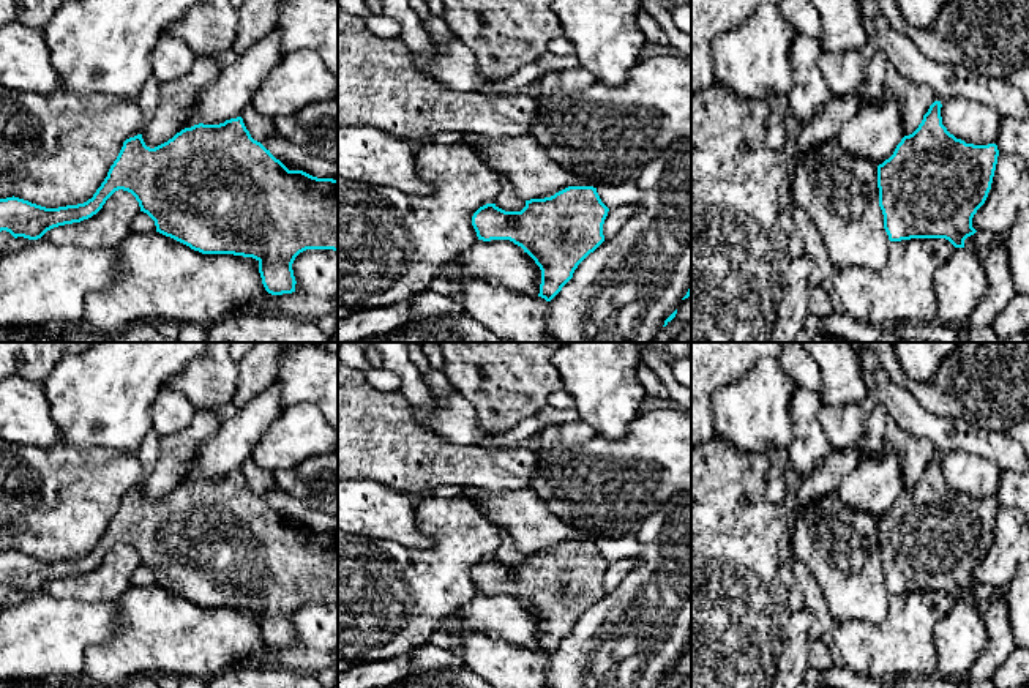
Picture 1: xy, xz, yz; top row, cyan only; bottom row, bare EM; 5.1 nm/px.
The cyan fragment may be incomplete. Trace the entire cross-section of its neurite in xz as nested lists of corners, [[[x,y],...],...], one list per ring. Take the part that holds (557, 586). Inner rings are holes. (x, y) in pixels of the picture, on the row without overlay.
[[[568,540],[551,551],[526,554],[521,565],[505,565],[496,557],[480,560],[472,570],[478,593],[510,593],[521,600],[541,623],[538,650],[551,655],[573,631],[578,619],[603,595],[609,562],[593,540]]]

